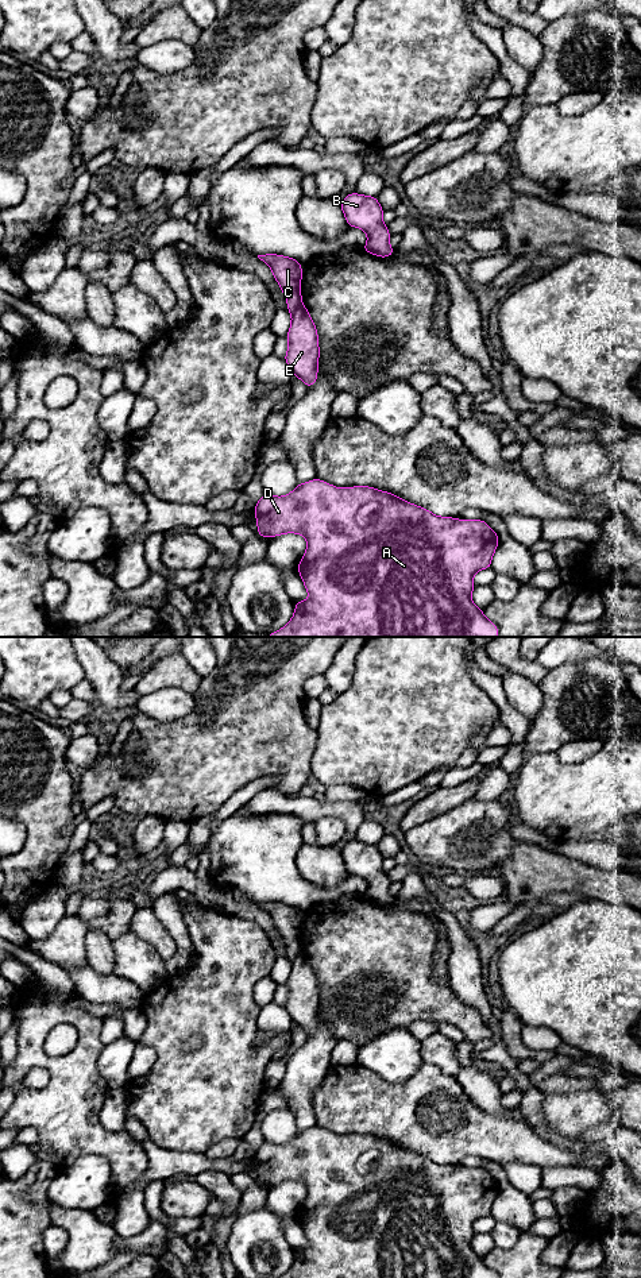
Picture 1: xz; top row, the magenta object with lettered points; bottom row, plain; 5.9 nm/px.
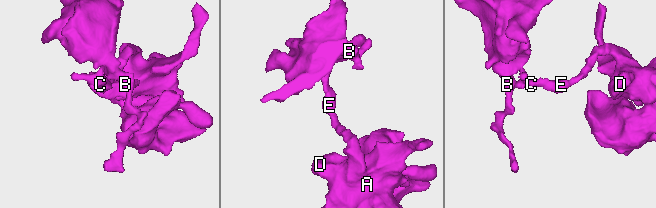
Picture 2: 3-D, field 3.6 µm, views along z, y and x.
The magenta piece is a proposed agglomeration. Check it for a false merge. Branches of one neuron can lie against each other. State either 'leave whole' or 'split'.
split

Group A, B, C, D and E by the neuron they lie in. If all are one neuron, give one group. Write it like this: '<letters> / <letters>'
A D E / B C

